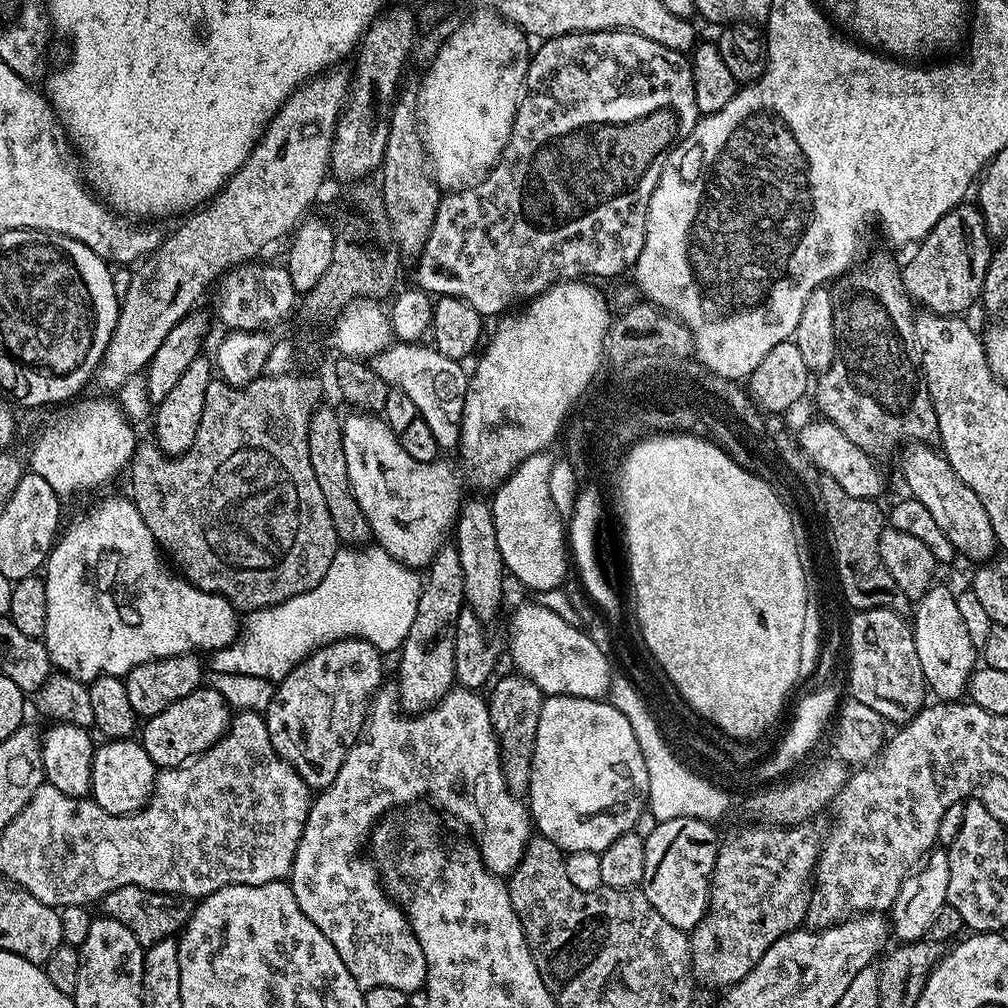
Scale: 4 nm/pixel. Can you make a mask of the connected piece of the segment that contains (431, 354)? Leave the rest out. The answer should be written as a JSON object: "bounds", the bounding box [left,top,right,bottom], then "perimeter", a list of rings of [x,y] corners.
{"bounds":[371,344,469,446],"perimeter":[[[404,344],[400,348],[400,360],[376,358],[371,361],[372,368],[389,387],[400,388],[414,402],[419,417],[433,431],[435,442],[441,446],[457,445],[461,441],[460,424],[469,382],[467,373],[461,368],[463,365],[426,344]]]}

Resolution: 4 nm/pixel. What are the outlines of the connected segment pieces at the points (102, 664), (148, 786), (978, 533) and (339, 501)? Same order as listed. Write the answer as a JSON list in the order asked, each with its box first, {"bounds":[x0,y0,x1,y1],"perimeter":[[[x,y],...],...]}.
[{"bounds":[42,499,237,682],"perimeter":[[[131,499],[104,500],[93,512],[86,513],[81,520],[74,521],[68,529],[66,528],[63,529],[62,538],[57,539],[52,551],[49,553],[46,561],[46,571],[42,576],[46,586],[46,630],[42,639],[46,650],[52,658],[53,665],[63,675],[72,676],[76,680],[85,682],[91,682],[100,676],[119,676],[123,678],[127,676],[129,670],[139,664],[145,664],[151,660],[165,660],[167,656],[186,656],[189,654],[201,654],[200,652],[212,654],[217,650],[227,649],[233,643],[231,640],[235,636],[237,639],[237,609],[233,608],[225,596],[216,596],[213,592],[203,592],[200,588],[196,588],[188,580],[185,580],[183,575],[177,574],[169,567],[165,557],[162,555],[160,545],[157,544],[156,539],[150,534],[146,522],[142,522],[142,514],[138,514],[138,510]]]},{"bounds":[91,739,157,816],"perimeter":[[[109,739],[92,754],[91,799],[96,801],[99,808],[115,816],[138,812],[152,798],[157,771],[156,763],[150,758],[150,754],[146,754],[139,739]]]},{"bounds":[900,442,995,557],"perimeter":[[[912,442],[907,445],[908,449],[900,456],[900,472],[904,475],[904,484],[909,488],[911,499],[922,502],[926,510],[930,510],[931,516],[942,526],[946,538],[955,546],[957,553],[968,556],[989,557],[994,549],[995,536],[990,526],[990,518],[978,502],[978,496],[950,466],[943,451],[937,450],[928,442]]]},{"bounds":[308,408,373,546],"perimeter":[[[323,408],[313,412],[312,421],[308,427],[310,466],[314,466],[314,478],[318,478],[318,487],[322,490],[322,498],[326,498],[326,510],[330,510],[330,522],[334,522],[334,530],[338,534],[340,544],[344,546],[350,546],[346,544],[364,544],[367,540],[373,539],[372,528],[368,525],[366,514],[362,514],[362,506],[358,506],[350,486],[350,474],[346,470],[346,456],[342,450],[342,420],[339,415],[336,417],[330,409]]]}]

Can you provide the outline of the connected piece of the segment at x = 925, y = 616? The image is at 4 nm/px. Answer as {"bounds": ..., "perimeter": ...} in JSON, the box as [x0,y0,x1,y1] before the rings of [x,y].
{"bounds":[914,583,978,702],"perimeter":[[[933,583],[922,599],[915,601],[914,642],[918,650],[918,662],[922,662],[925,685],[933,697],[944,702],[956,702],[965,695],[968,679],[978,664],[978,649],[970,642],[962,614],[958,614],[957,593],[944,584]]]}

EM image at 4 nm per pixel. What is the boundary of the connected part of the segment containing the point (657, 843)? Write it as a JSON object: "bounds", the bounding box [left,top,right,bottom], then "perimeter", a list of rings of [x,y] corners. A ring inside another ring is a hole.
{"bounds":[642,817,722,930],"perimeter":[[[694,817],[674,818],[670,821],[659,822],[657,828],[645,839],[645,876],[642,883],[642,894],[670,922],[670,926],[695,930],[700,927],[704,917],[710,911],[710,897],[712,895],[713,873],[716,862],[720,858],[722,843],[716,837],[716,832],[707,820],[696,820]]]}

